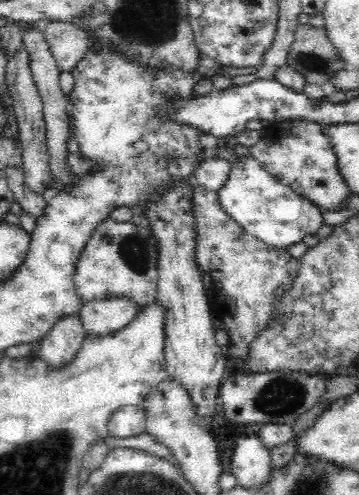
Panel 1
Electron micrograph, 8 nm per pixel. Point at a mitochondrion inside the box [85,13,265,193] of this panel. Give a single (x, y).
(170, 86)

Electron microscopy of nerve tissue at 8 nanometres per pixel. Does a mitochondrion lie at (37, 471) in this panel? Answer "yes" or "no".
yes

